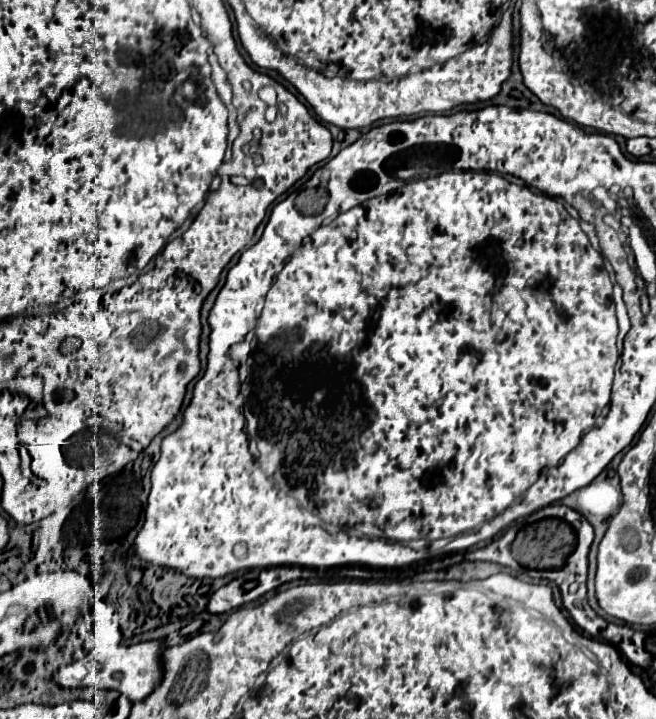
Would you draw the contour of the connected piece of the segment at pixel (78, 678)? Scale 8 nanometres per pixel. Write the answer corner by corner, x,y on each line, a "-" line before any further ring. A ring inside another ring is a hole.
147,641
137,645
109,645
109,647
95,647
95,653
89,653
87,657
69,663
61,667
55,673
55,683
63,689
79,689
79,687
93,687
93,689
115,689
129,697
129,701
141,701
145,699
157,685
163,673
161,665
161,643
159,641

